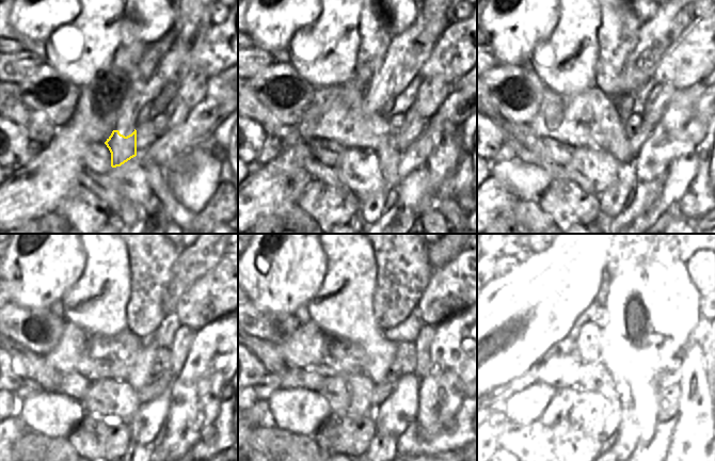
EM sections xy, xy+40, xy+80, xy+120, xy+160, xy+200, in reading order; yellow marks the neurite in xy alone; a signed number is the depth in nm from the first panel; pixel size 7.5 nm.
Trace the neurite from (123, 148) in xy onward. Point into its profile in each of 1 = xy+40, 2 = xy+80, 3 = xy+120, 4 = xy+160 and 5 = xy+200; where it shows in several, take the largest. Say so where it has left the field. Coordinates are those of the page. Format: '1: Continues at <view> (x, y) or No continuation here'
1: Continues at xy+40 (330, 117)
2: Continues at xy+80 (587, 118)
3: Continues at xy+120 (95, 358)
4: Continues at xy+160 (308, 348)
5: Continues at xy+200 (550, 346).

